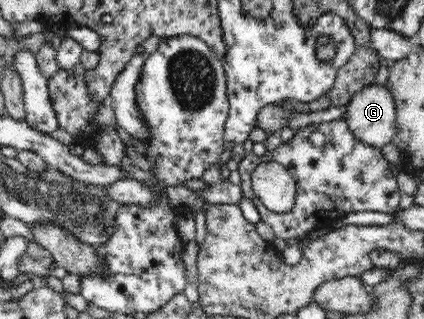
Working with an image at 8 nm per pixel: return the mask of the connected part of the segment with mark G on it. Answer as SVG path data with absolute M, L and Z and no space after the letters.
M386 85L365 86L352 97L346 108L343 119L363 143L381 149L397 135L397 109Z

